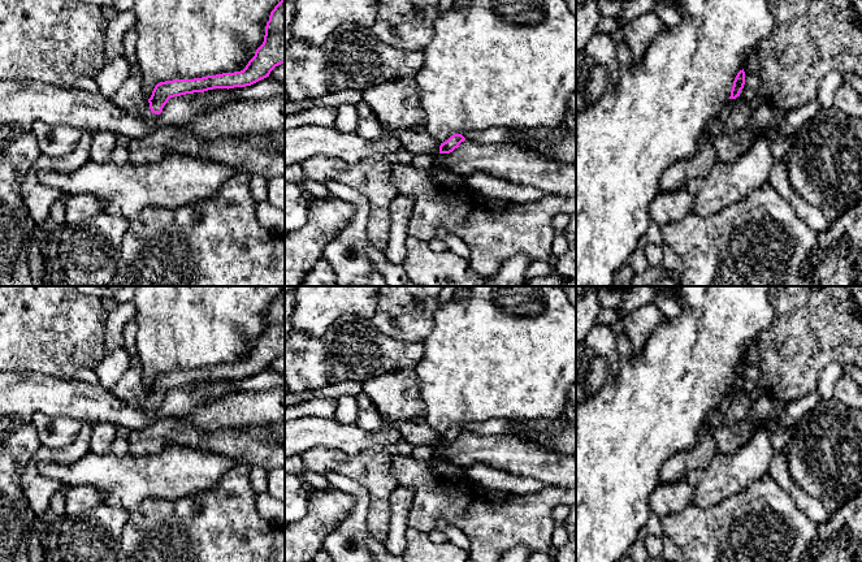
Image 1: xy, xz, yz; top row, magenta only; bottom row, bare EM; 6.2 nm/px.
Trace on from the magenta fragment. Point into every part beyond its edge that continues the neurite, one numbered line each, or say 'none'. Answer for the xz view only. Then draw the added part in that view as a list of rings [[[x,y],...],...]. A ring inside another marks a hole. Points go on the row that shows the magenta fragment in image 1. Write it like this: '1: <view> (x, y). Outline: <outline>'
1: xz (416, 139). Outline: [[[360,100],[356,105],[358,127],[355,133],[369,140],[378,140],[384,137],[395,137],[400,140],[404,148],[413,155],[439,154],[441,143],[432,137],[424,126],[411,126],[407,129],[390,130],[382,126],[372,108]]]

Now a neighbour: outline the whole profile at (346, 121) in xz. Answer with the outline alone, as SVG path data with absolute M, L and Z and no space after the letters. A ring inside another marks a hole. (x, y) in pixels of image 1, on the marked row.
M343 104L337 107L334 129L342 133L355 133L358 127L358 112L355 105Z

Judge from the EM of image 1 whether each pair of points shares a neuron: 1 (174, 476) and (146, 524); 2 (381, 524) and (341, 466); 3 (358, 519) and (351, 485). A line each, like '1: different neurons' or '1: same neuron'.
1: different neurons
2: same neuron
3: same neuron

